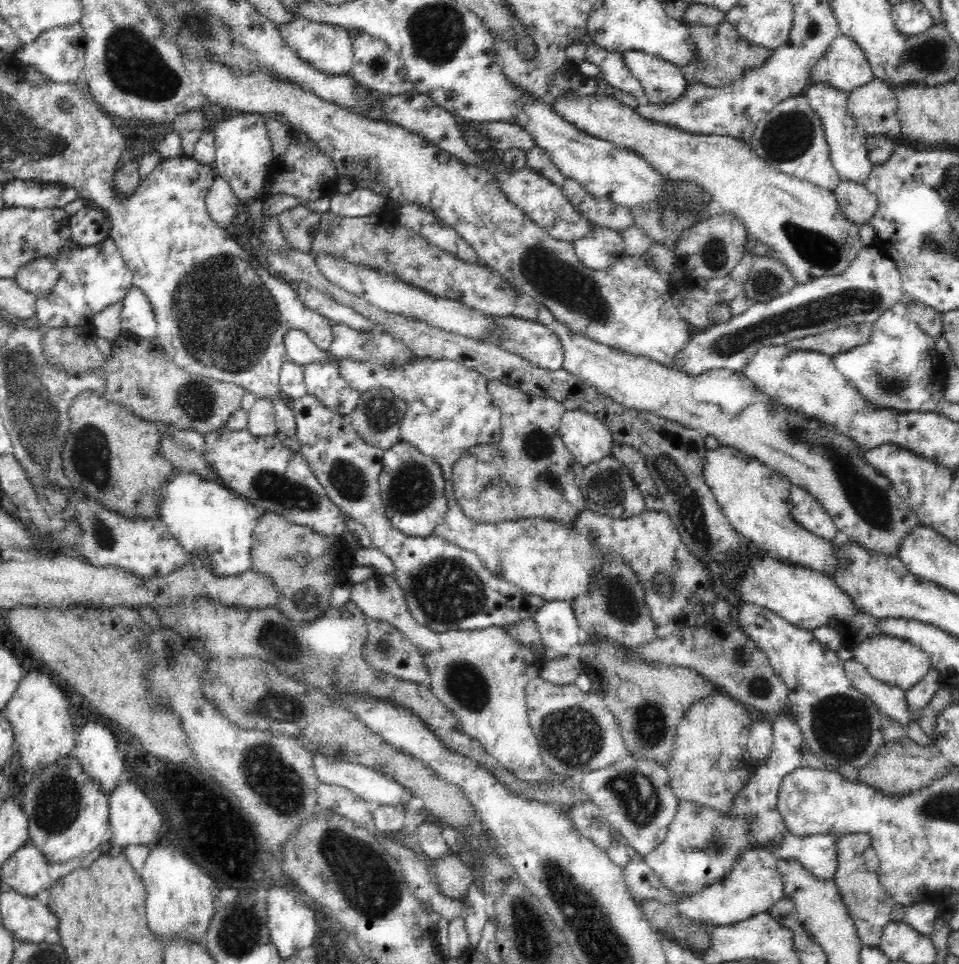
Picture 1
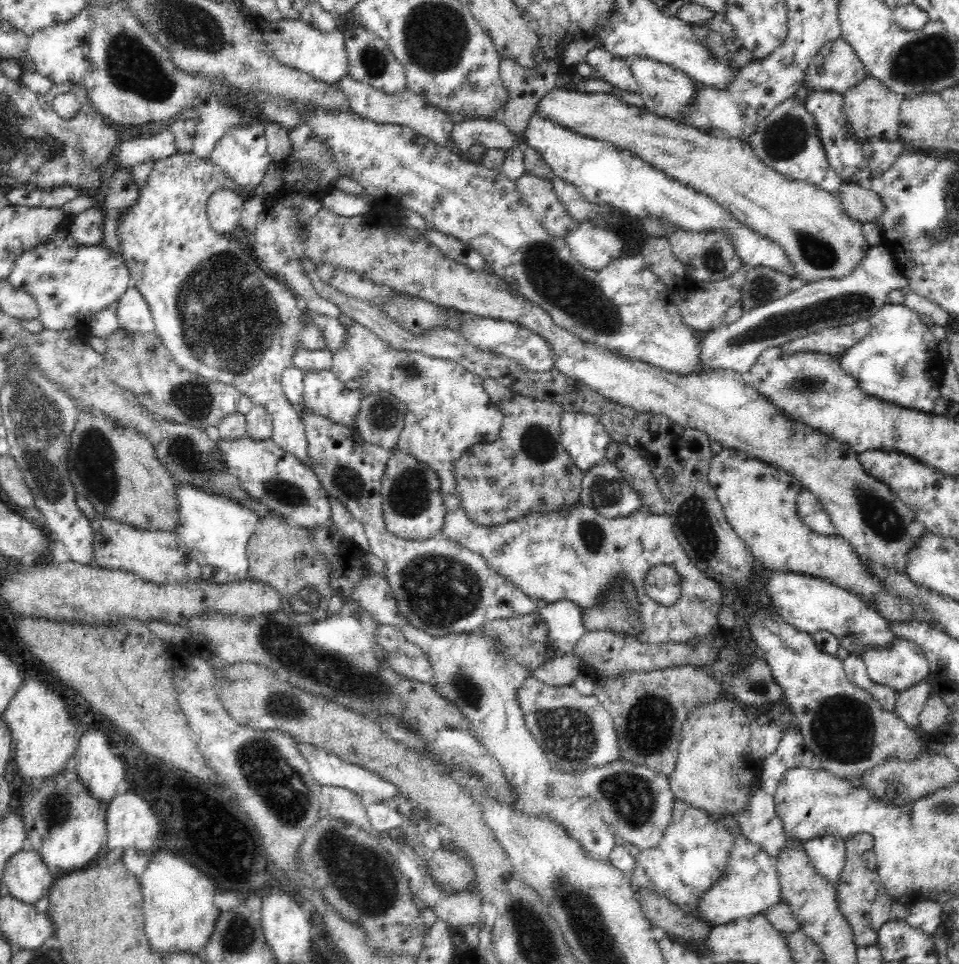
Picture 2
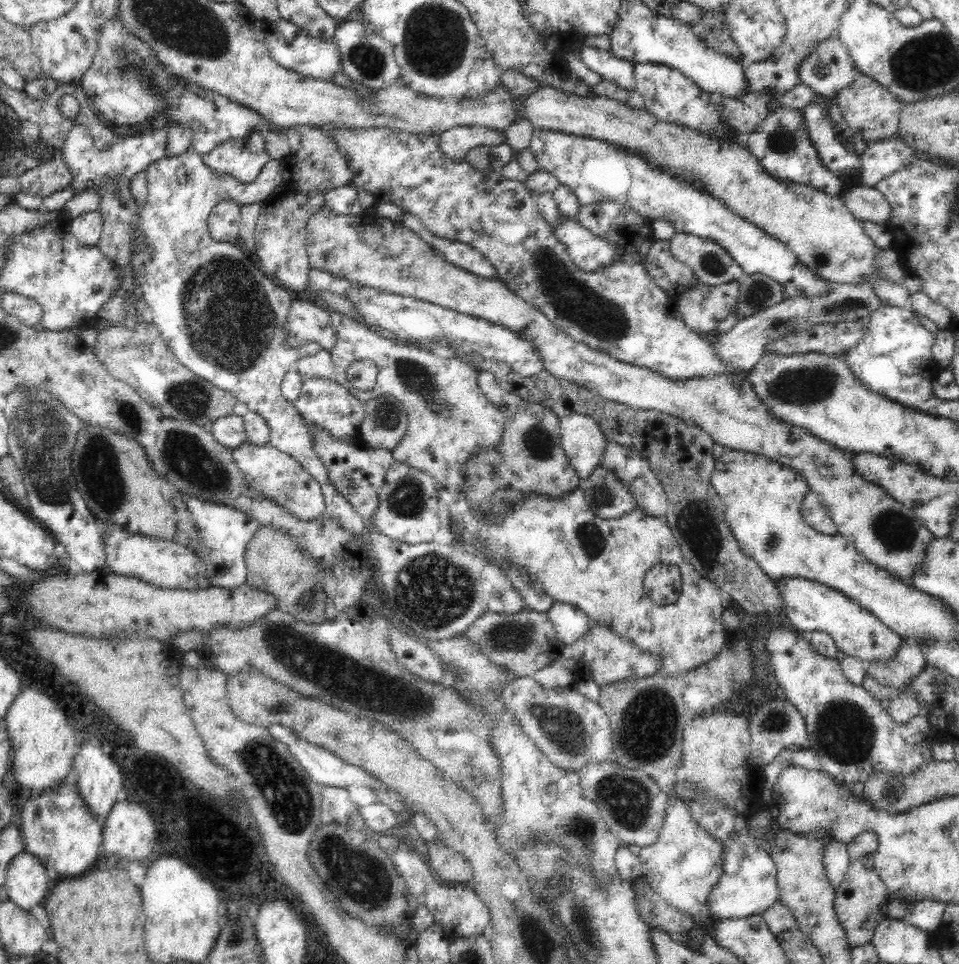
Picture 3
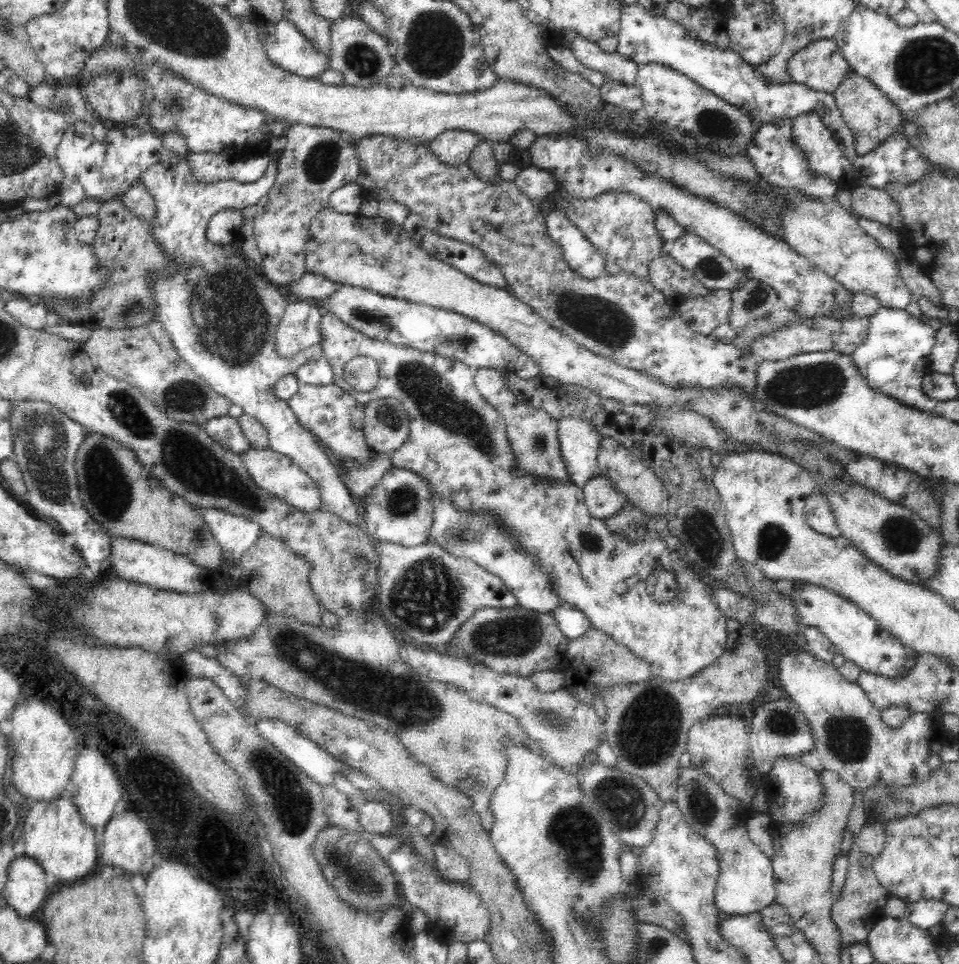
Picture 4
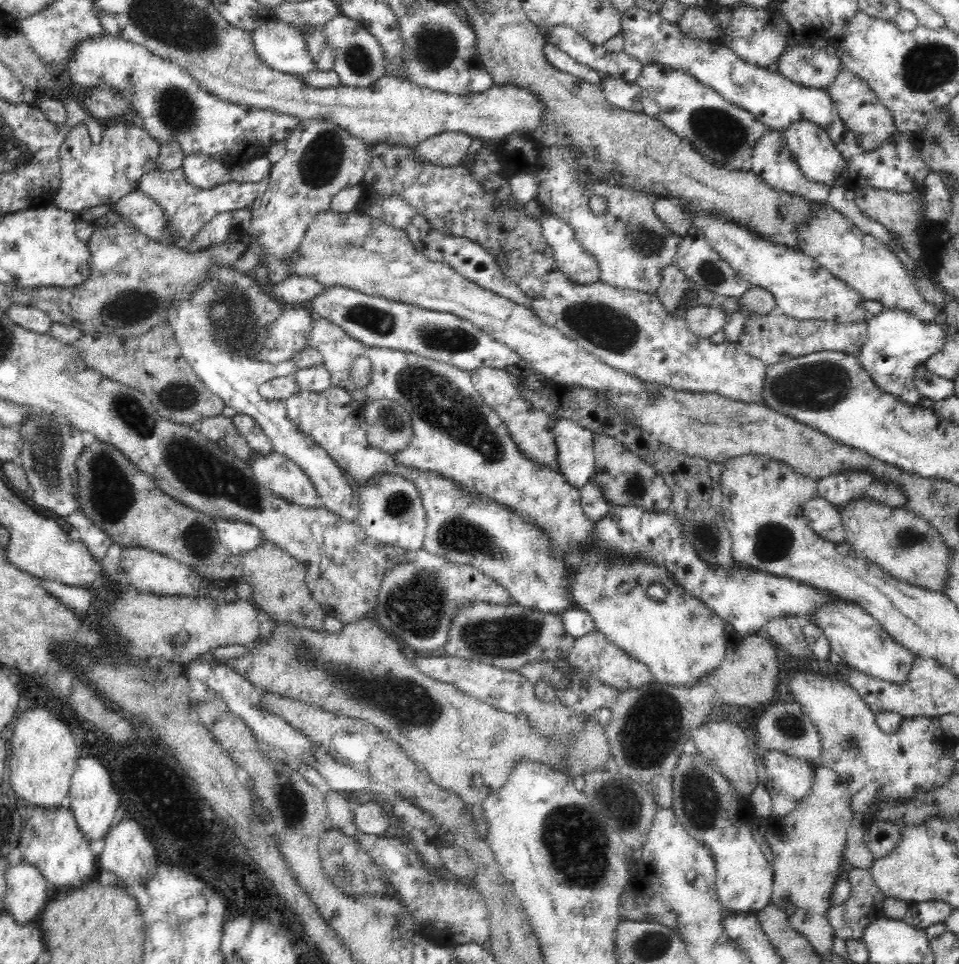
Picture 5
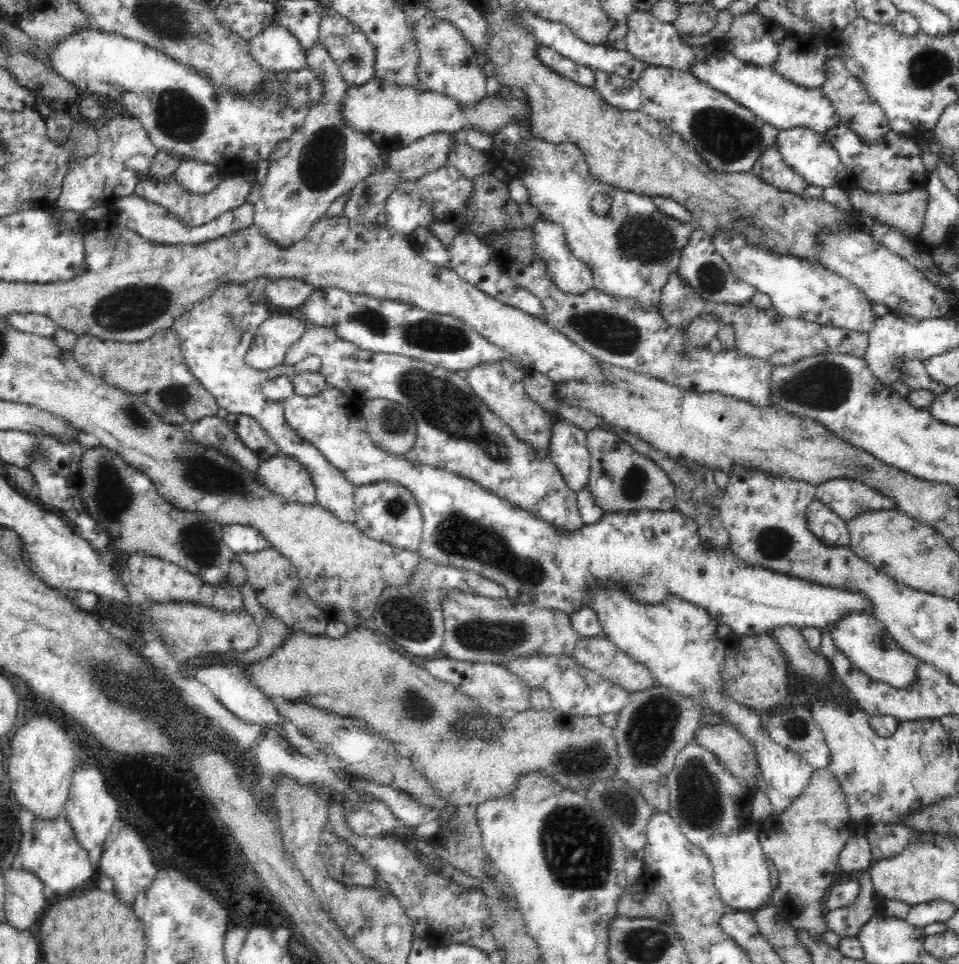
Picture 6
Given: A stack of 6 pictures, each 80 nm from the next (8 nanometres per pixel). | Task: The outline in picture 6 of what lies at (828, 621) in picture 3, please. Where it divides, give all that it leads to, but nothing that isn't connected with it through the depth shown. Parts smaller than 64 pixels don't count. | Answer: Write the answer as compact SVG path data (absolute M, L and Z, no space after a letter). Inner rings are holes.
M850 613L837 625L829 628L834 636L834 646L843 652L852 665L865 672L872 680L880 681L896 689L911 689L912 686L922 681L921 662L894 640L894 637L882 622L877 618L872 619L868 613Z

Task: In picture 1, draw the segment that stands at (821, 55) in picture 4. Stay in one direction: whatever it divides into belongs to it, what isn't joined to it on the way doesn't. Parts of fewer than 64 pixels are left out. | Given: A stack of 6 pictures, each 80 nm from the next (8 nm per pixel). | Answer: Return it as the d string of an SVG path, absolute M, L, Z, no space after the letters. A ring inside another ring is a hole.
M838 36L810 70L810 83L826 83L848 93L873 79L862 50L846 36Z

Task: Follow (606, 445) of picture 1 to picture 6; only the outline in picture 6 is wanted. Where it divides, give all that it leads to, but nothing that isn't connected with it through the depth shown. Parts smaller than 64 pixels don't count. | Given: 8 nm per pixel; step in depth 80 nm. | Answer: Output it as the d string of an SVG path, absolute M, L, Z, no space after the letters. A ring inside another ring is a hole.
M555 422L552 426L549 454L574 494L587 486L590 454L586 433L582 429L571 423Z

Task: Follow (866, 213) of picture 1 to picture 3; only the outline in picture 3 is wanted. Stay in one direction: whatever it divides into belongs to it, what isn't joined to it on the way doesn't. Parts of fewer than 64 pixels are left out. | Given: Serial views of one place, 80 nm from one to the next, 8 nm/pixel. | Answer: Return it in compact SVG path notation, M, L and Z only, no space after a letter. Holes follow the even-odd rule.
M862 184L856 185L844 191L842 199L844 204L849 208L849 211L854 215L854 218L861 222L870 220L876 222L876 224L888 224L891 217L891 206L889 200L876 187L866 187Z

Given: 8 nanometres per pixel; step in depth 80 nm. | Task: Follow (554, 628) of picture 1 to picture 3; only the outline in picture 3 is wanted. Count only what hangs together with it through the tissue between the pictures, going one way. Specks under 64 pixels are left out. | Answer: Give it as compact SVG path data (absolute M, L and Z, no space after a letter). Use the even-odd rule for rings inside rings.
M555 601L547 613L556 629L557 638L566 646L576 642L589 629L589 618L574 605Z

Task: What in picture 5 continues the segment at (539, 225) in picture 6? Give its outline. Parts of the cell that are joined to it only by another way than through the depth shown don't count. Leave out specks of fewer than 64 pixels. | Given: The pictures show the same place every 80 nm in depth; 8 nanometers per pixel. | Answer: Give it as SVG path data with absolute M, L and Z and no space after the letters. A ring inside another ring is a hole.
M544 212L539 218L542 239L554 253L558 271L576 285L591 285L598 281L598 263L592 256L582 253L574 231L562 219Z

